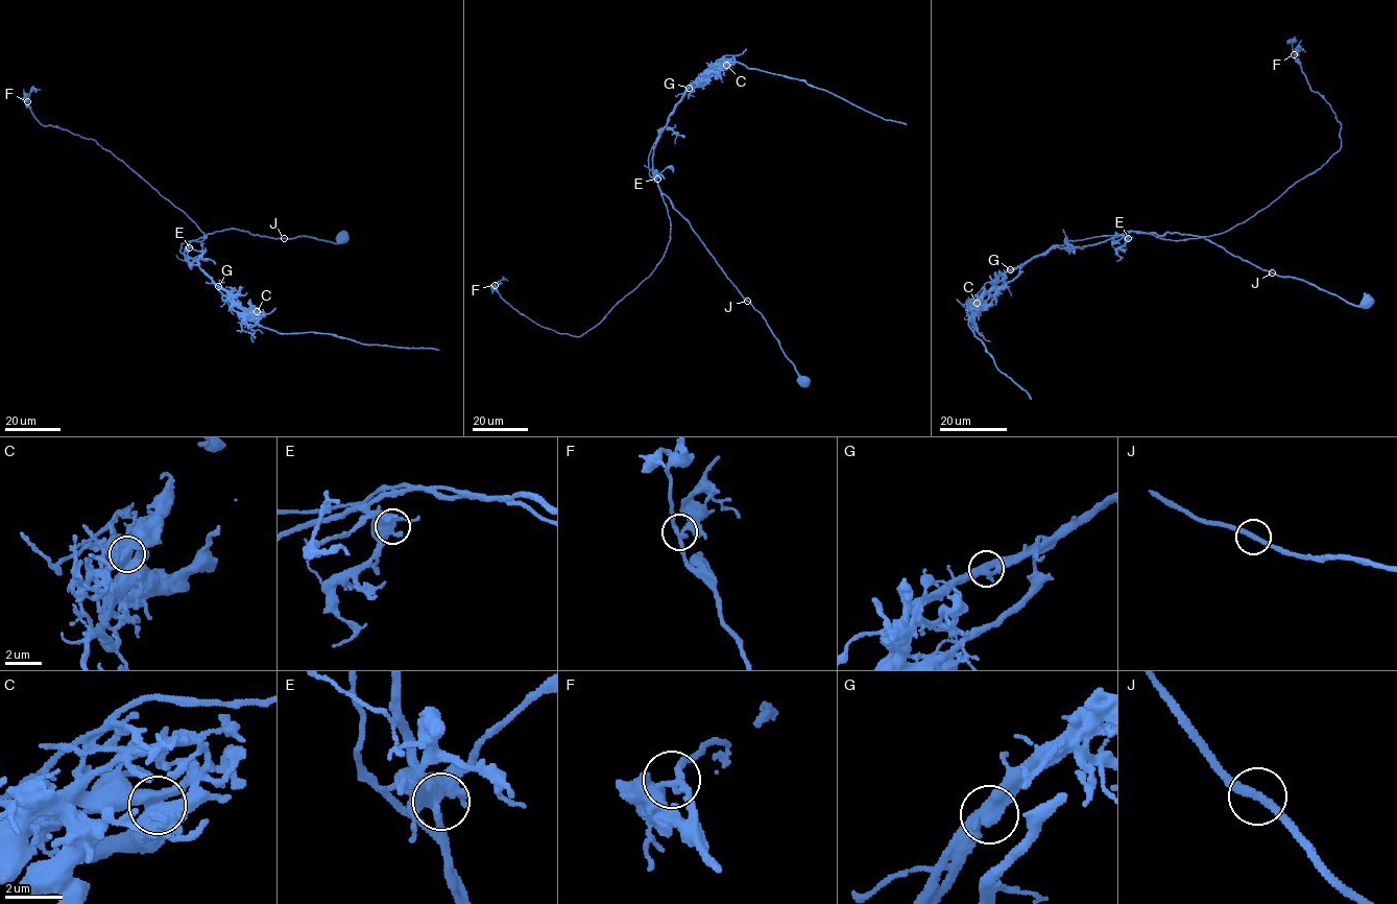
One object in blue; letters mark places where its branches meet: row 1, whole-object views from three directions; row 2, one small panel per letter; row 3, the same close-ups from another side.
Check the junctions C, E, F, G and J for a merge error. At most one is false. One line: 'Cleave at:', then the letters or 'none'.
Cleave at: G

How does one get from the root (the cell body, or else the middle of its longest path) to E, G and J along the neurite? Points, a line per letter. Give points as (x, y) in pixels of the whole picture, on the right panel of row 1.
E: (1366, 302), (1353, 305), (1305, 281), (1261, 269), (1202, 237), (1130, 231), (1124, 234), (1128, 238)
G: (1366, 302), (1349, 304), (1202, 237), (1175, 232), (1130, 231), (1083, 247), (1056, 246), (1011, 269)
J: (1366, 302), (1362, 306), (1353, 305), (1305, 281), (1273, 272)

